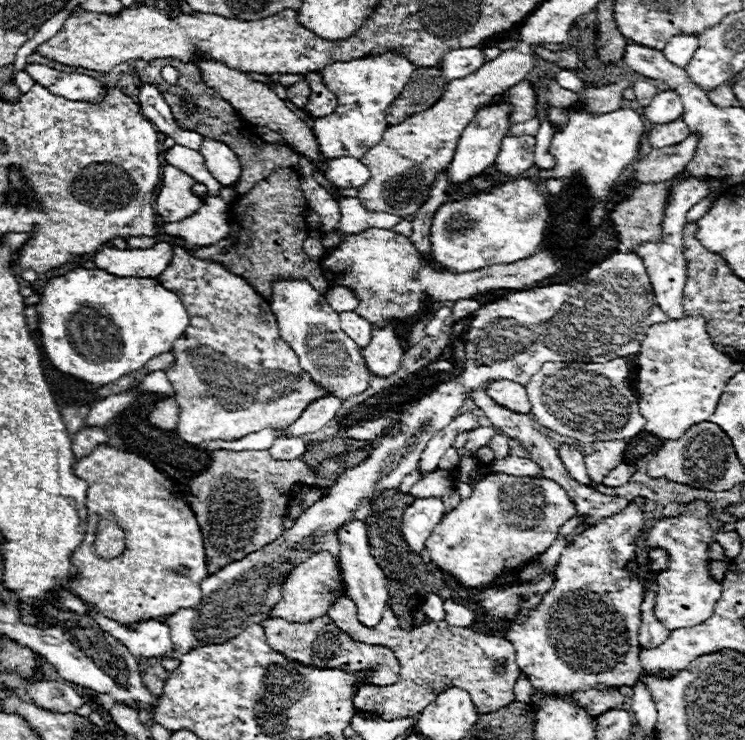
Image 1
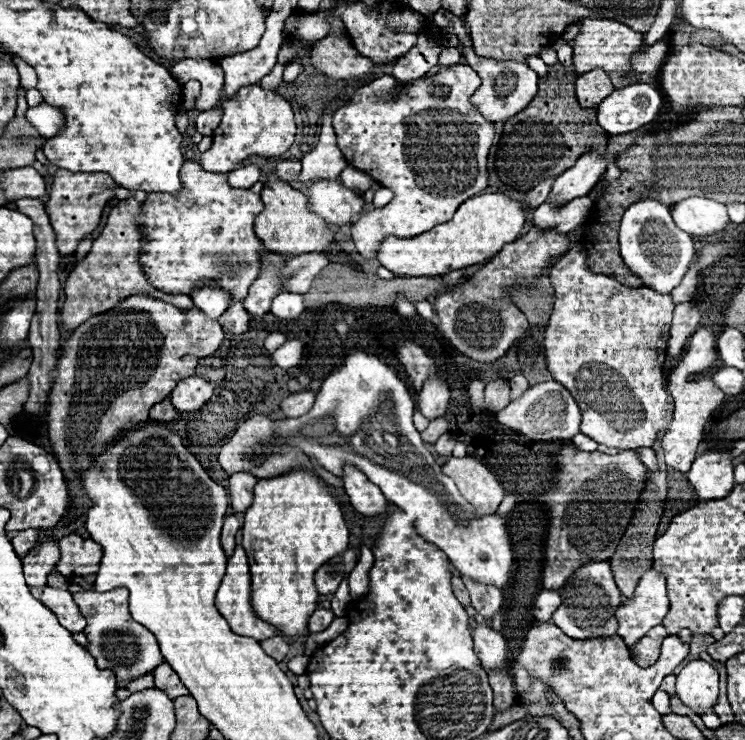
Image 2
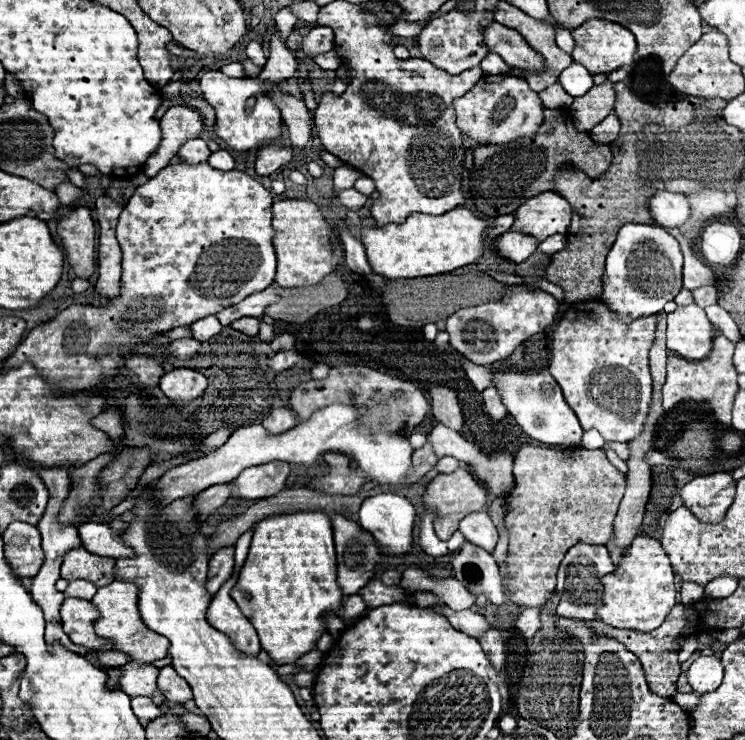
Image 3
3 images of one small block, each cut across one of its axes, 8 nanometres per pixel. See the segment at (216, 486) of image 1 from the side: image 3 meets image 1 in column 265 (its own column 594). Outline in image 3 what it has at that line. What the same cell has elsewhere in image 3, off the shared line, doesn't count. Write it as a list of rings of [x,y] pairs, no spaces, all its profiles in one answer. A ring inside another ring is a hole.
[[[524,446],[518,450],[514,458],[514,488],[504,496],[508,514],[508,590],[514,604],[522,608],[540,608],[544,606],[556,588],[556,570],[564,558],[564,554],[584,542],[584,544],[606,544],[612,538],[612,522],[618,512],[618,504],[624,496],[626,478],[624,474],[612,466],[604,452],[586,450],[586,448],[568,448],[566,452],[558,452],[552,448]]]

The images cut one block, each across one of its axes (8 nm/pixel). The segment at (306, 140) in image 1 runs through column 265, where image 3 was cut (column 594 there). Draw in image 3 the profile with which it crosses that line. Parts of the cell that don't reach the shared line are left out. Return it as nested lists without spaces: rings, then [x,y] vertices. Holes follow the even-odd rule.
[[[606,80],[600,86],[592,86],[584,96],[574,98],[572,106],[570,106],[570,114],[574,120],[574,126],[578,130],[592,130],[598,122],[602,122],[612,110],[614,110],[614,84],[610,80]]]

